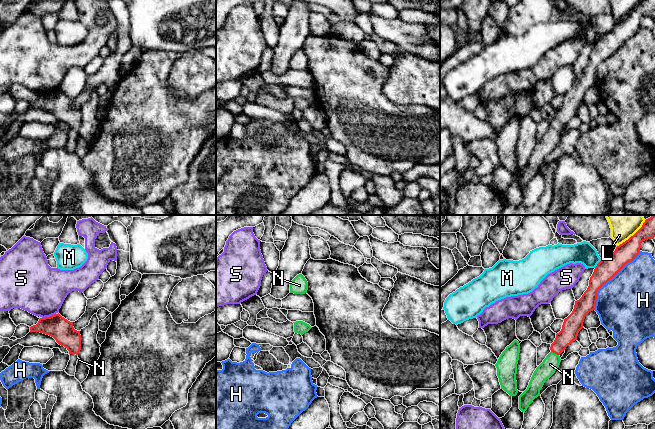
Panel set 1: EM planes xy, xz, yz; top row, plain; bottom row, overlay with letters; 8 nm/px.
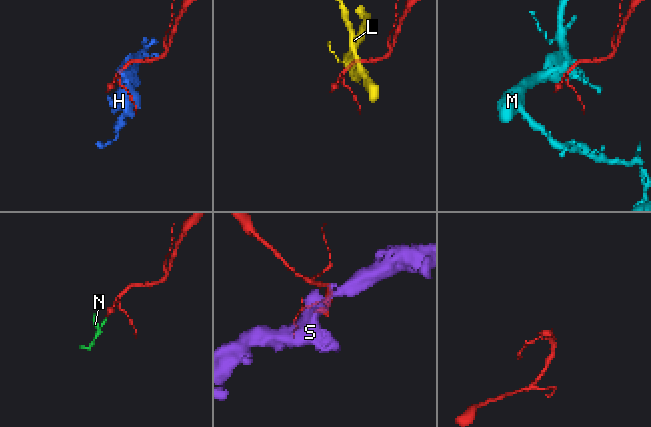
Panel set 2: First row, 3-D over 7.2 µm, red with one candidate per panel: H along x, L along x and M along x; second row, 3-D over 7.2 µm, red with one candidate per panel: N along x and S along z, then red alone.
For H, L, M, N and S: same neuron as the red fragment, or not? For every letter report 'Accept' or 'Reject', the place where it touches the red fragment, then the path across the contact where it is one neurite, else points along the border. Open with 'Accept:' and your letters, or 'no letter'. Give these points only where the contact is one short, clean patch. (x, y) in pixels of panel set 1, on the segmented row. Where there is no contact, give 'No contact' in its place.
Accept: N
H: Reject. Touches red at yz (610, 279)
L: Reject. Touches red at yz (633, 235). Boundary: yz (645, 220), (632, 235), (617, 246)
M: Reject. Touches red at yz (598, 263). Boundary: yz (602, 259), (594, 267)
N: Accept. Touches red at yz (555, 353). Path across: yz (571, 327), (555, 353), (550, 364)
S: Reject. Touches red at xy (48, 317)

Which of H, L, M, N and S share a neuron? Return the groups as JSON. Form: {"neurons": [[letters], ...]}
{"neurons": [["H"], ["L"], ["M"], ["N"], ["S"]]}

